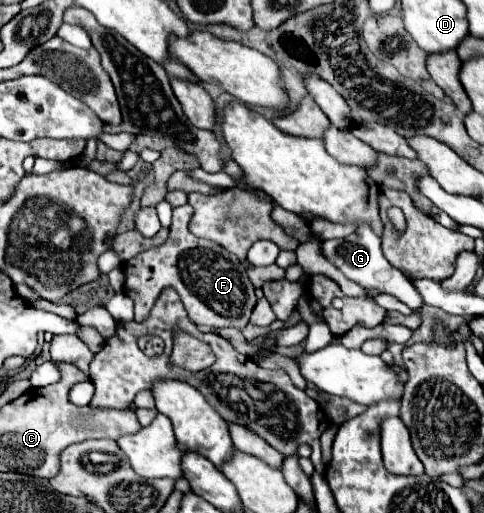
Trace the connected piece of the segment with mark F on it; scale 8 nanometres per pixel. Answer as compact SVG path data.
M190 204L174 208L168 240L161 246L144 250L138 256L122 262L126 276L124 294L134 300L134 320L144 322L150 316L150 310L154 308L162 290L174 288L182 298L188 318L196 326L242 330L248 324L250 312L256 304L254 286L246 276L246 268L234 254L226 252L222 246L210 240L200 240L188 232L192 212L194 210Z

